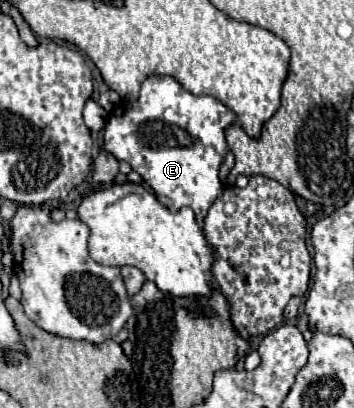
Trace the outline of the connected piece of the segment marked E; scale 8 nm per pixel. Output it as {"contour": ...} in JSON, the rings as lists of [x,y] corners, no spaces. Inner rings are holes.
{"contour":[[[149,76],[143,86],[141,94],[133,102],[121,102],[105,126],[105,150],[109,150],[117,160],[125,160],[141,178],[153,188],[157,200],[177,212],[183,206],[193,208],[197,222],[203,222],[209,206],[215,198],[223,194],[223,184],[219,180],[219,164],[227,154],[225,142],[225,126],[237,122],[235,112],[231,112],[225,104],[221,104],[213,96],[195,96],[185,90],[175,78],[171,76]]]}

